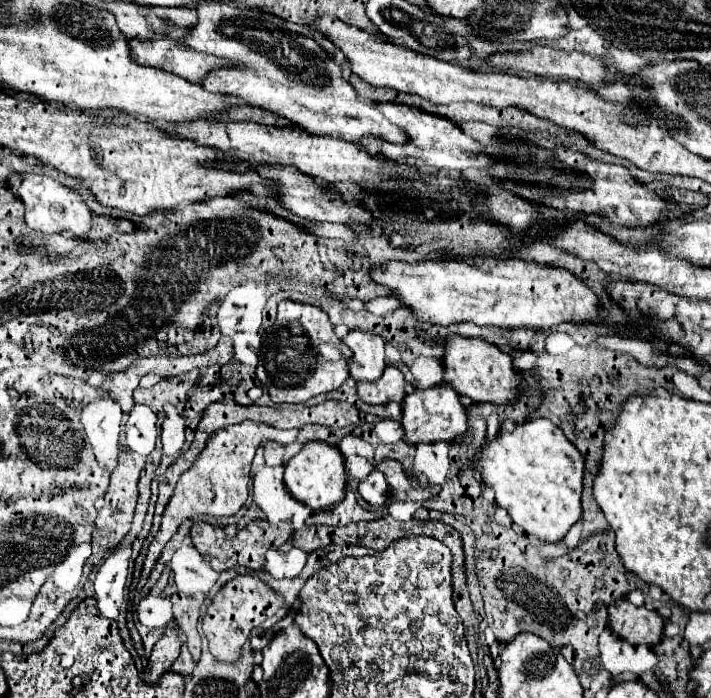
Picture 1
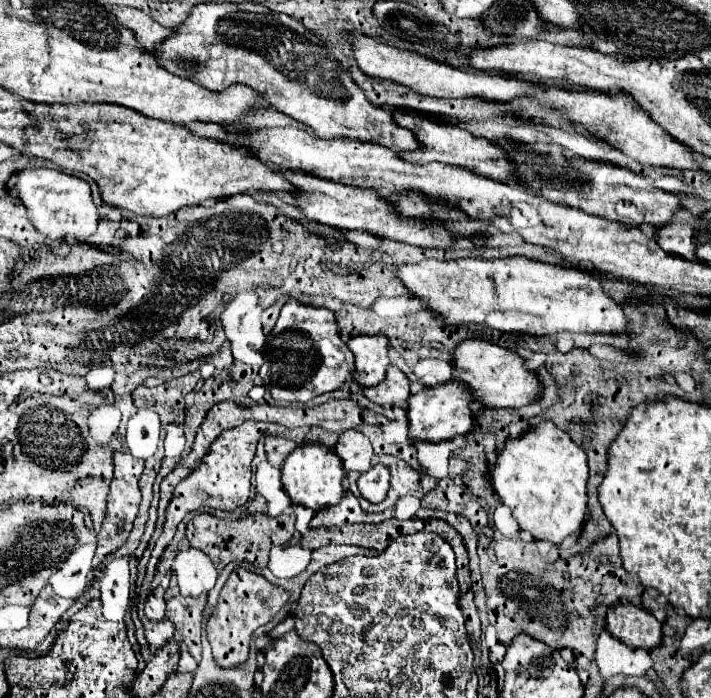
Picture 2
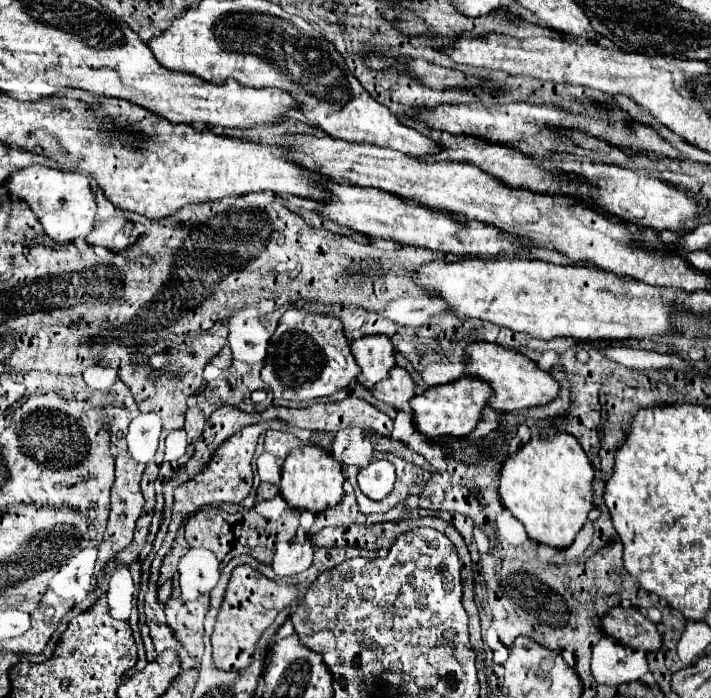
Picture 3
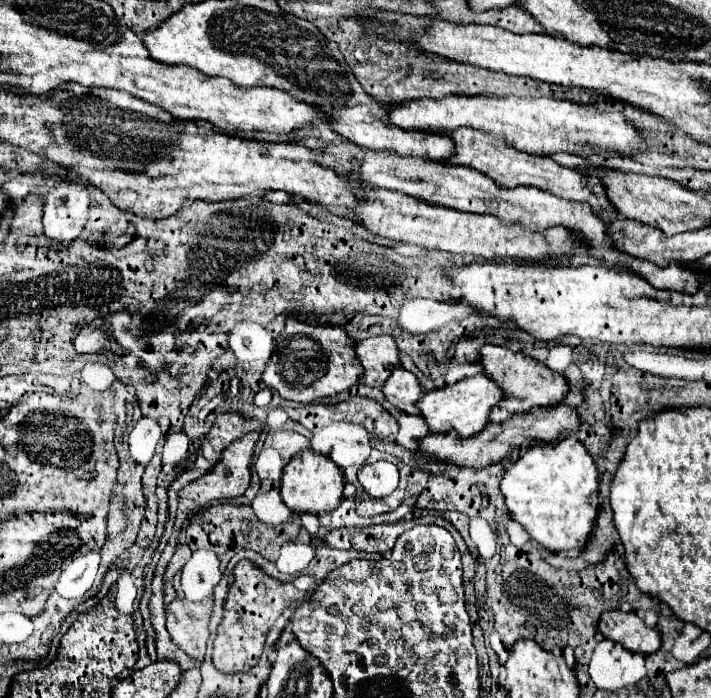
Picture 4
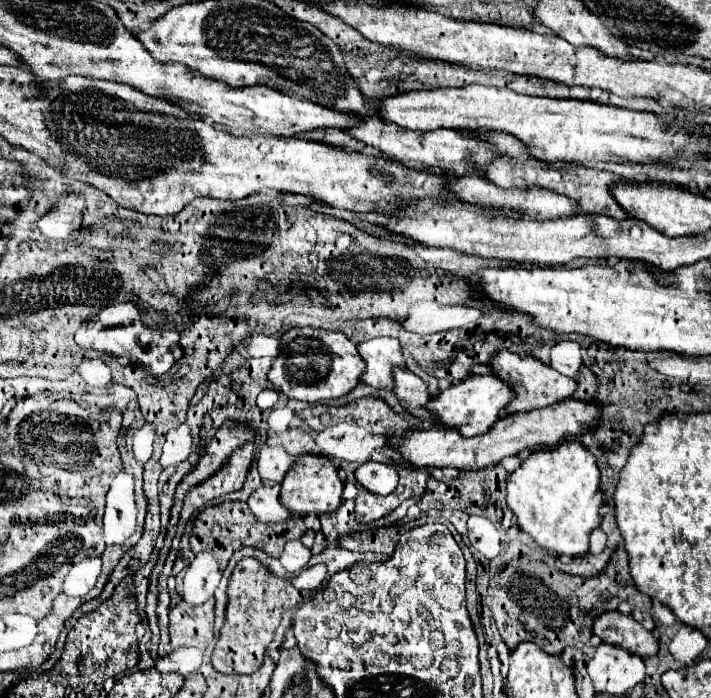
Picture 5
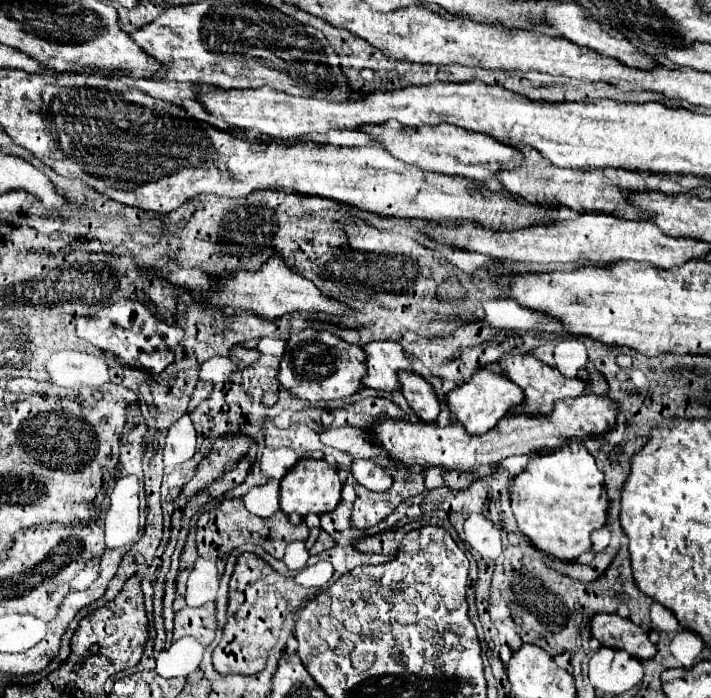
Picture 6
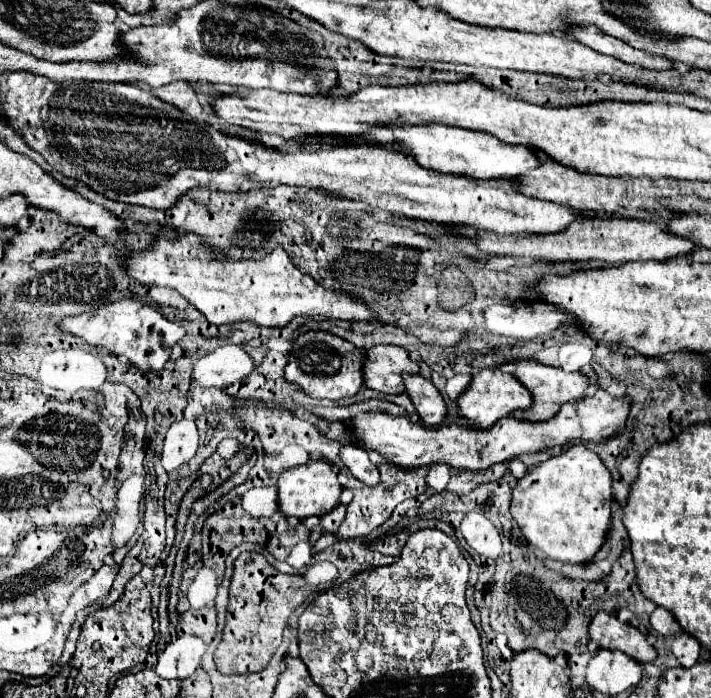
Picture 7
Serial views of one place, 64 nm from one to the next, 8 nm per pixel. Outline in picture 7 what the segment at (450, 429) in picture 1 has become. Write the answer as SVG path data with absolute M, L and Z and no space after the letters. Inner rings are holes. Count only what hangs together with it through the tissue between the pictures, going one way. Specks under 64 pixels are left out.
M488 368L488 370L480 370L472 378L468 388L458 396L456 404L458 404L460 416L464 416L474 428L488 430L496 424L496 420L500 420L504 416L510 416L514 410L528 408L532 404L532 396L512 374L500 372L496 368Z

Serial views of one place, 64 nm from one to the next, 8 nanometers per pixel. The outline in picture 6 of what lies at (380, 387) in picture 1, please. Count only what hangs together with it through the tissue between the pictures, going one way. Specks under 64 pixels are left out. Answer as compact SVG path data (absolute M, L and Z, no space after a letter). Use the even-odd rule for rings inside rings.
M398 372L398 380L402 384L402 394L408 406L416 412L422 422L434 422L440 412L440 402L432 390L432 386L414 372Z

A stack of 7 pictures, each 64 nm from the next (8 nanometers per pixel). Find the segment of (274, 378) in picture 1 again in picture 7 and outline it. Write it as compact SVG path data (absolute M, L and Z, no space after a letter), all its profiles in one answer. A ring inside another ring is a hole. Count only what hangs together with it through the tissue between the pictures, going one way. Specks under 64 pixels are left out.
M308 330L294 340L294 348L288 354L288 364L284 368L284 380L296 384L310 398L340 400L354 396L362 388L362 368L366 352L354 344L326 332L326 330Z

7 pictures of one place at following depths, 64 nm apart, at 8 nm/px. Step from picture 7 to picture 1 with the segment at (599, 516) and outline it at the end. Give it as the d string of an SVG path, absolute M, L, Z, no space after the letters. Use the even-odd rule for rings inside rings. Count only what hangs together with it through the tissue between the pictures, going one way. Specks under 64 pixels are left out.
M530 418L524 424L516 424L514 432L504 428L492 440L486 440L478 452L478 458L472 462L472 468L480 472L482 484L492 488L496 494L496 504L502 506L514 524L524 528L526 534L532 534L544 542L558 542L566 532L580 520L582 506L582 478L584 478L584 460L564 432L546 418Z

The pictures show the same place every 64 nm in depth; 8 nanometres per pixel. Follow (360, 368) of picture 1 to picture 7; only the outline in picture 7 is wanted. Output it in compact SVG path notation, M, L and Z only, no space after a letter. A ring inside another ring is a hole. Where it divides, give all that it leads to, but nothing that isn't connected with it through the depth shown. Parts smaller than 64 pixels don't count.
M380 344L366 350L364 384L382 394L402 394L402 372L418 372L418 364L410 360L408 352L400 346Z

